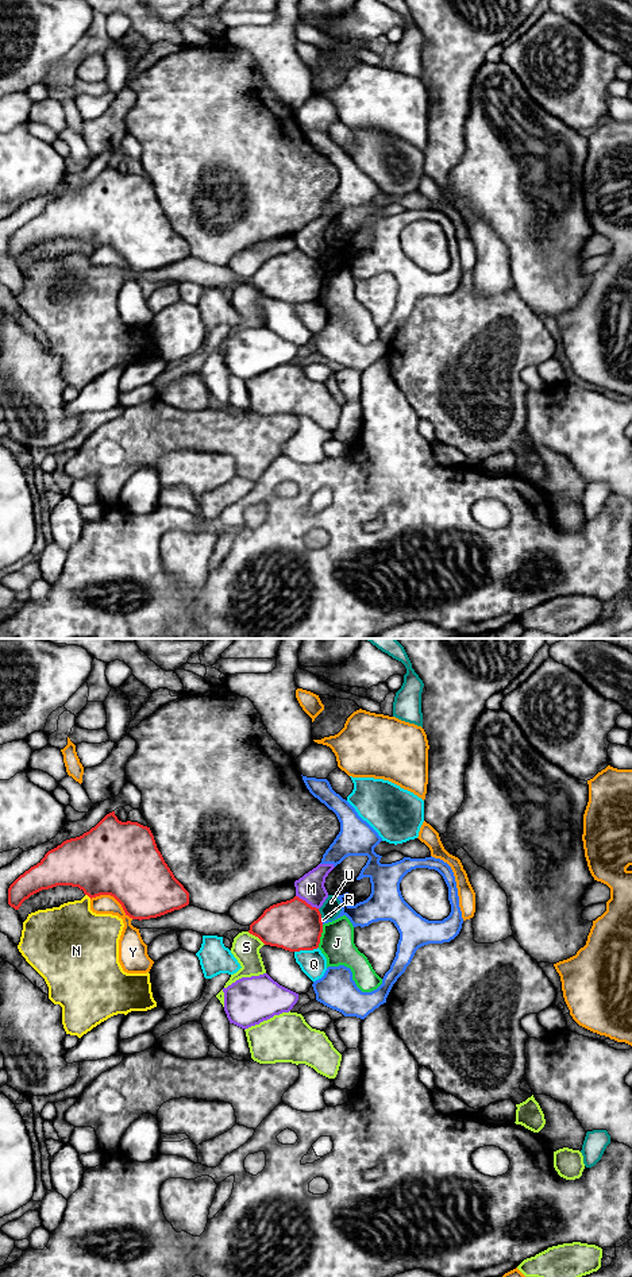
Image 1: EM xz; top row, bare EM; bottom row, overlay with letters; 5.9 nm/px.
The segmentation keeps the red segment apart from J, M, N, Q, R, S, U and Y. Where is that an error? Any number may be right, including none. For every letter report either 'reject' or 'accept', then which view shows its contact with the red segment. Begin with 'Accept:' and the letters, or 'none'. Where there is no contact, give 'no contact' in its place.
Accept: none
J: reject; contact in xz
M: reject; contact in xz
N: reject; contact in xz
Q: reject; contact in xz
R: reject; contact in xz
S: reject; contact in xz
U: reject; contact in xz
Y: reject; contact in xz

